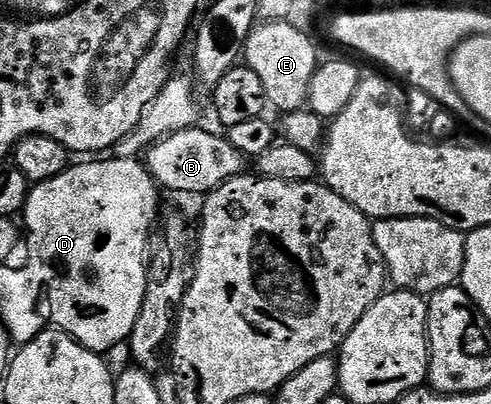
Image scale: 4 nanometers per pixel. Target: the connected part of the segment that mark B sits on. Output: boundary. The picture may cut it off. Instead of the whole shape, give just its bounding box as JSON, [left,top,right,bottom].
[145,129,244,196]

